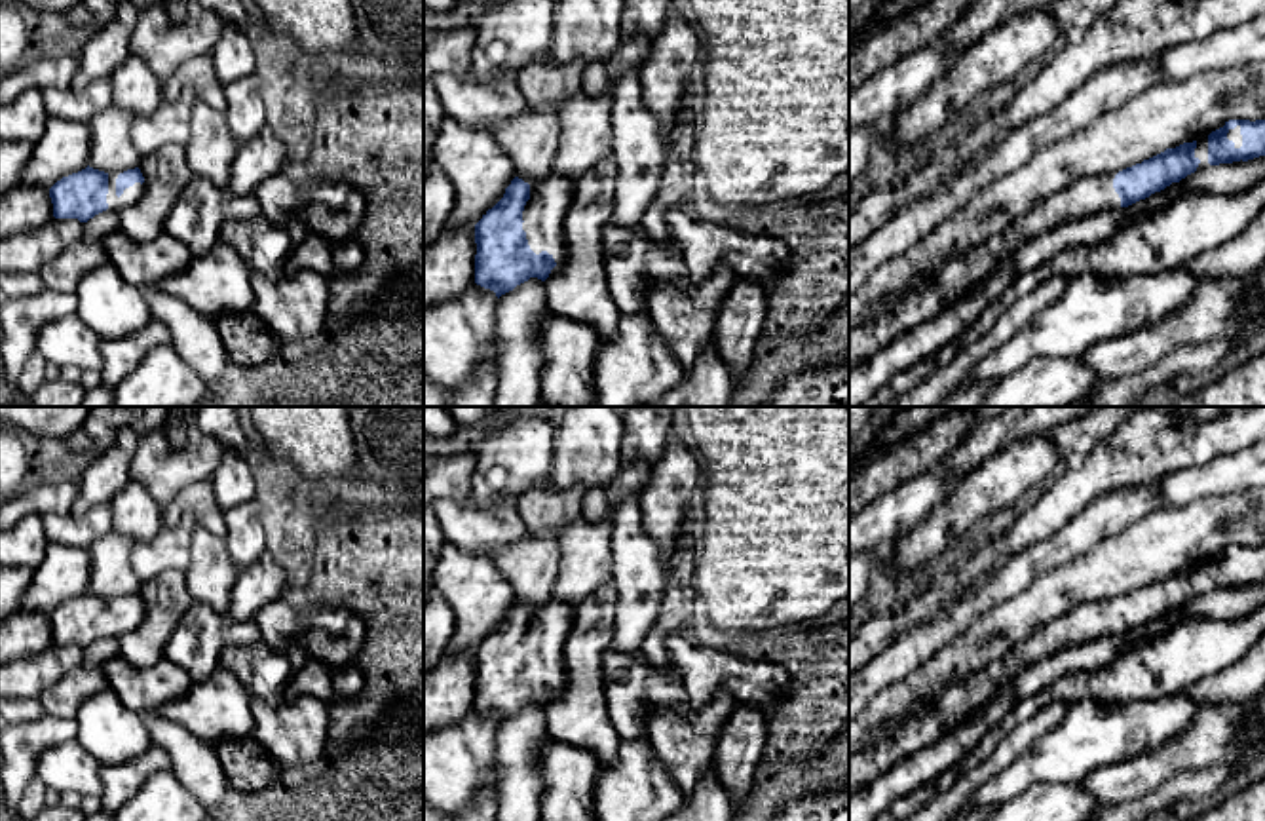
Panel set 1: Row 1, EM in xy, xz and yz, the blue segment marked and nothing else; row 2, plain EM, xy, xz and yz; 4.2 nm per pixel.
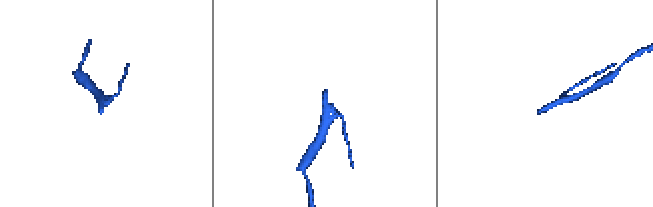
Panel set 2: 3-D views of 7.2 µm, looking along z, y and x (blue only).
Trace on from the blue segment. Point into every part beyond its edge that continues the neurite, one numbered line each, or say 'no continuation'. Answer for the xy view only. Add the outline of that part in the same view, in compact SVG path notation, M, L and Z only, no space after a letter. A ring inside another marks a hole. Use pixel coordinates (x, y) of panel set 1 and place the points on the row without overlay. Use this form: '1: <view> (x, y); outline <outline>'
1: xy (132, 620); outline M112 597L108 599L108 620L106 620L106 629L108 637L120 639L123 633L129 633L137 629L142 623L144 618L144 608L135 608L133 612L125 614L123 620L118 623L116 621L116 604L123 597Z

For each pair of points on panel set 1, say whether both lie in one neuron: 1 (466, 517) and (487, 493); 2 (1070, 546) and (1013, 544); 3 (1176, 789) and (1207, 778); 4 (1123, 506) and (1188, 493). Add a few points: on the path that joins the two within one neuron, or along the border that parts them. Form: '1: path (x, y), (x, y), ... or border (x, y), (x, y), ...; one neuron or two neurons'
1: border (472, 498), (483, 506), (504, 500), (515, 504); two neurons
2: border (1070, 519), (1049, 536), (1017, 552), (1003, 565); two neurons
3: path (1184, 787), (1199, 783); one neuron
4: border (1159, 481), (1163, 508); two neurons

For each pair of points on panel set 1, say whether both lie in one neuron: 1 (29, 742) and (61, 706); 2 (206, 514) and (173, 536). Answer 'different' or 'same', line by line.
1: different
2: different

